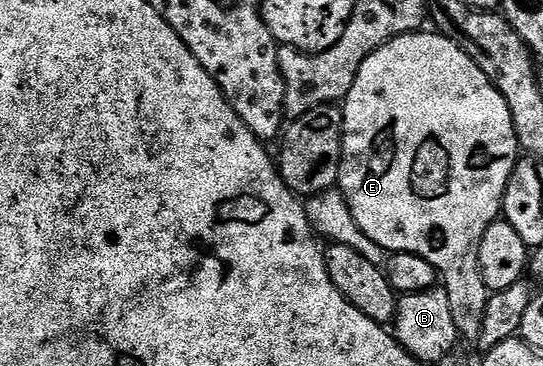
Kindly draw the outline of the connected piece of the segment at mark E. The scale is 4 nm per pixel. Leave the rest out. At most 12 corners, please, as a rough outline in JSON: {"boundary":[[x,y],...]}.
{"boundary":[[404,33],[343,102],[339,188],[476,342],[483,231],[519,146],[449,37]]}

